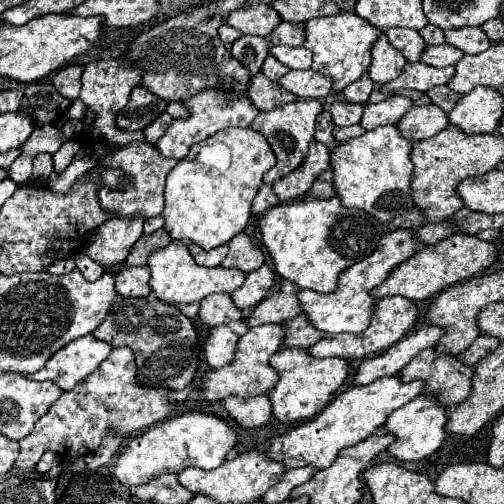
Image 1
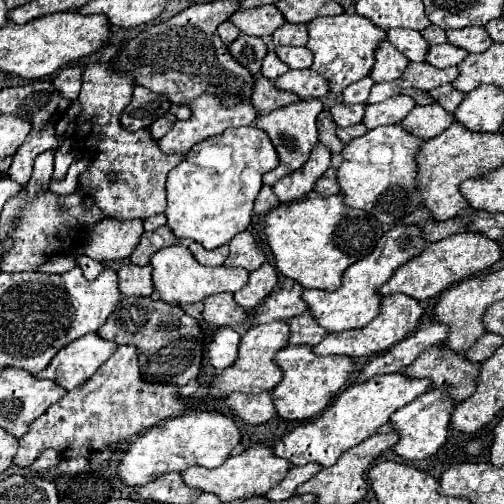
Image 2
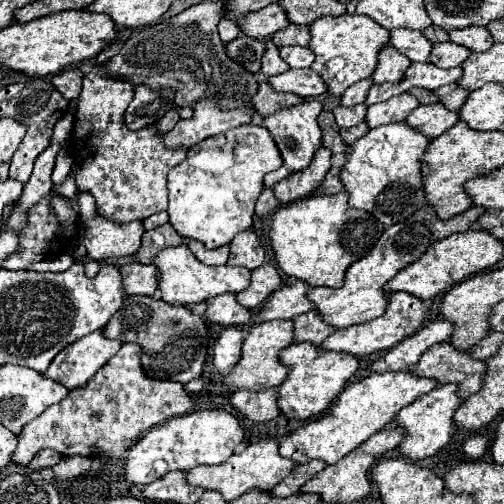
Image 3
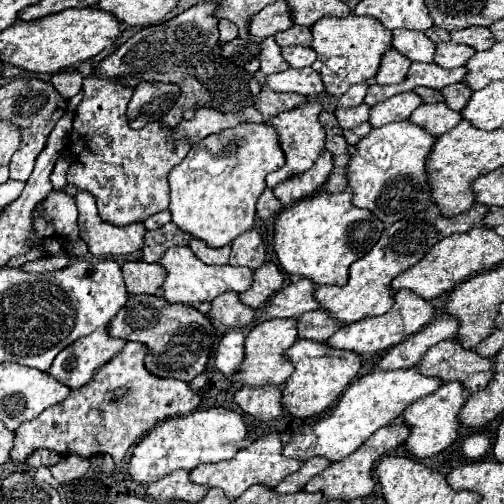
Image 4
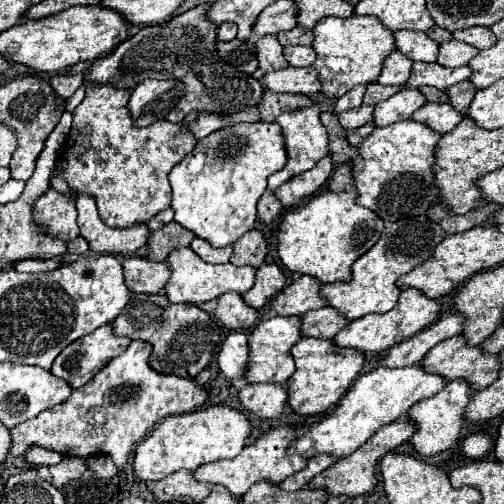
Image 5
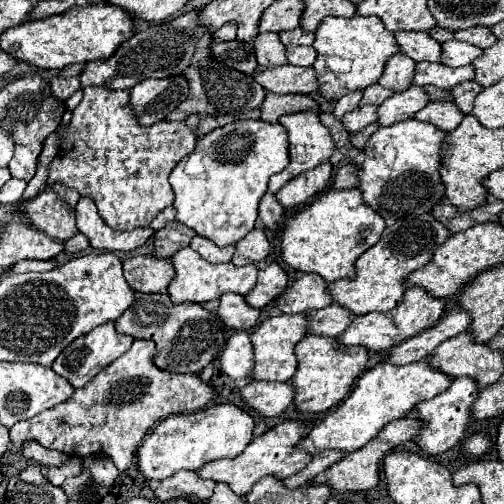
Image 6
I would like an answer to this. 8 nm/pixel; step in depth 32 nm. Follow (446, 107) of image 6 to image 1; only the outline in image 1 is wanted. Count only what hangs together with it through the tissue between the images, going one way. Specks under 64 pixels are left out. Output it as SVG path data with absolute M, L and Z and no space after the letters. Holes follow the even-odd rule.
M436 104L414 106L398 122L398 128L400 128L402 136L414 138L414 140L432 138L438 132L446 130L448 126L450 126L448 114L444 110L440 110L440 108L436 108Z

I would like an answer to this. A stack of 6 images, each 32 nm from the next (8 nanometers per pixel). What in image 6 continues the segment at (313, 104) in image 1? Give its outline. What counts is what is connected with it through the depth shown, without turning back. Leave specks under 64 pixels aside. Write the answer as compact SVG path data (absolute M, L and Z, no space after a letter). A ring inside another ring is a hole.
M308 110L308 112L296 112L296 114L286 114L280 118L280 124L286 128L288 132L288 140L290 140L290 166L284 168L284 172L278 172L276 176L270 178L268 190L272 190L272 194L276 194L286 182L290 182L292 178L296 178L298 174L312 170L324 162L328 162L334 154L336 154L336 144L328 132L326 126L320 124L318 114ZM272 186L272 188L270 188Z

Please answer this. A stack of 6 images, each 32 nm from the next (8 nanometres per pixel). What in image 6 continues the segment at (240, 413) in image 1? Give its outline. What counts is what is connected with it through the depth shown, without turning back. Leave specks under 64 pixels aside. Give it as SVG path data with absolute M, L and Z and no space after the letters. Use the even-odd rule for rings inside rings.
M254 380L242 388L242 398L246 404L262 416L282 414L294 402L294 396L296 388L292 382Z

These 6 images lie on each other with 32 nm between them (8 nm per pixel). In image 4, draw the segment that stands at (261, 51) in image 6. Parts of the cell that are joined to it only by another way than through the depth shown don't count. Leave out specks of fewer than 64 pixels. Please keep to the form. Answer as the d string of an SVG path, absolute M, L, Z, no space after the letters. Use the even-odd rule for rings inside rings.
M264 38L258 44L260 44L260 72L264 76L272 72L282 72L288 68L288 62L282 58L280 46L276 44L274 38Z

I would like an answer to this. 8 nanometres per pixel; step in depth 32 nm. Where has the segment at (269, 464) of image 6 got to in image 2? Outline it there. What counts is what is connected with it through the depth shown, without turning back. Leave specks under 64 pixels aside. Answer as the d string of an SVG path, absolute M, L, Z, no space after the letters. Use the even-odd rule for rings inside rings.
M254 444L246 448L238 456L230 456L222 466L218 468L204 468L204 466L192 466L182 472L182 478L190 488L198 488L202 492L212 492L220 496L222 502L230 502L236 498L248 498L254 494L266 494L270 488L274 488L292 468L292 464L284 458L278 458L274 452L274 444Z

